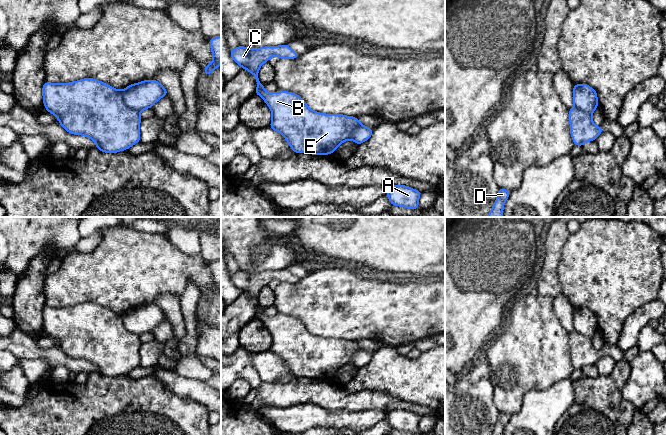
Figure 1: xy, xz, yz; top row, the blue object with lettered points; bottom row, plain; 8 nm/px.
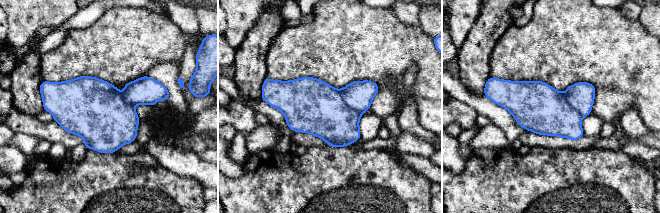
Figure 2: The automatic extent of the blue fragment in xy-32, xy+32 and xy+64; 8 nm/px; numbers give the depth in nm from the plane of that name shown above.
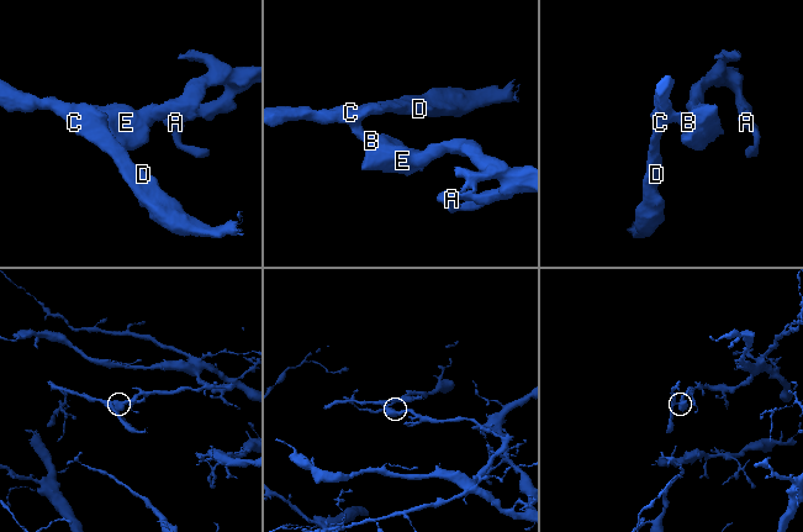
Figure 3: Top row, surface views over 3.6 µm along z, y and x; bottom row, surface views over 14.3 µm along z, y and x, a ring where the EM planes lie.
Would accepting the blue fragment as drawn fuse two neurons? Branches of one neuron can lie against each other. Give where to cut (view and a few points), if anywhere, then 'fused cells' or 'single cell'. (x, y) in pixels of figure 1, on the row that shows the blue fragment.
cut xy (120, 90), (124, 102), (139, 113); fused cells

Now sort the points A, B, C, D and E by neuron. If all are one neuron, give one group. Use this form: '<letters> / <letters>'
A / B C D E

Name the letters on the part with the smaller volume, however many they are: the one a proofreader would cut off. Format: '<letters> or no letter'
B, C, D, E

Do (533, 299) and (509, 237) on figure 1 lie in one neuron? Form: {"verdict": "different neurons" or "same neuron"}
{"verdict": "different neurons"}

